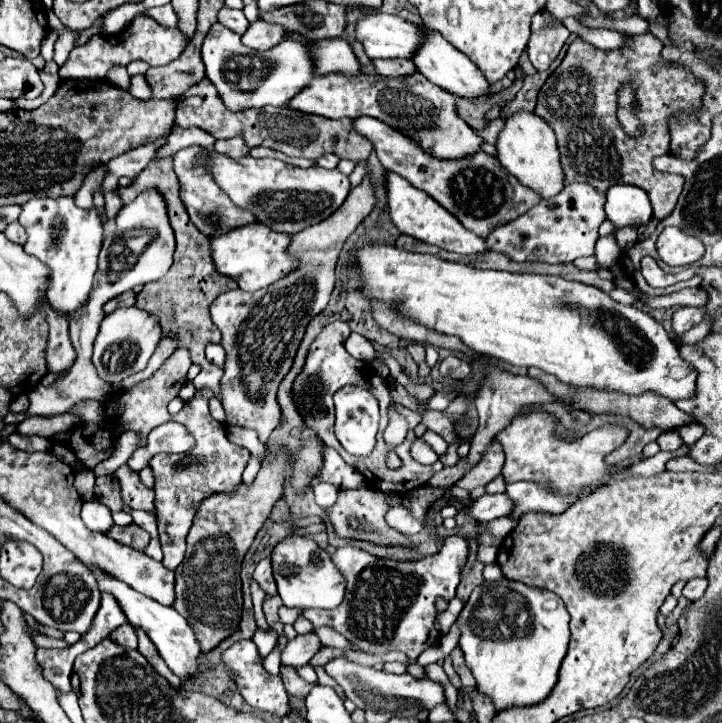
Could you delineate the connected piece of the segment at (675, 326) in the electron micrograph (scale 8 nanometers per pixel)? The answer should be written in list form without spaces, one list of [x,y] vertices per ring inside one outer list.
[[[682,306],[674,310],[672,316],[672,330],[680,336],[684,332],[688,332],[692,326],[696,326],[702,320],[704,312],[700,308],[690,308],[690,306]]]

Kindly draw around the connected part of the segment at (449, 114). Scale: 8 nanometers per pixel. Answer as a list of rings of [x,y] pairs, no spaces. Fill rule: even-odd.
[[[328,74],[310,80],[310,84],[306,84],[306,88],[302,88],[302,92],[298,92],[298,96],[294,96],[286,106],[298,112],[334,120],[372,116],[418,140],[424,150],[438,158],[462,158],[478,152],[484,140],[456,114],[454,104],[456,96],[430,84],[422,74],[406,78],[384,78],[368,74],[346,78],[342,74]]]

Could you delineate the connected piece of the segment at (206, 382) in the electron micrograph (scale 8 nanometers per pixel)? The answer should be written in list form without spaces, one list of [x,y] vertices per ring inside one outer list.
[[[168,156],[166,160],[158,160],[158,164],[148,164],[138,178],[134,178],[134,184],[130,184],[128,188],[120,188],[120,196],[124,200],[124,204],[132,202],[140,192],[156,188],[162,192],[162,196],[168,202],[168,216],[170,216],[170,224],[174,228],[176,234],[176,254],[174,254],[174,264],[168,270],[168,274],[162,280],[156,282],[148,282],[144,286],[144,290],[138,294],[136,298],[136,306],[142,310],[148,310],[150,314],[158,316],[160,326],[162,326],[162,334],[174,334],[178,336],[178,346],[190,350],[192,362],[200,364],[200,374],[192,380],[196,388],[210,388],[216,394],[220,392],[220,378],[222,378],[222,368],[218,368],[216,364],[208,362],[204,356],[204,348],[210,342],[220,342],[220,332],[214,326],[214,322],[210,320],[210,304],[222,294],[228,292],[232,288],[238,288],[234,280],[230,280],[230,276],[222,276],[216,268],[214,262],[210,258],[210,242],[206,236],[202,236],[202,232],[198,232],[198,228],[194,228],[194,224],[188,218],[188,212],[180,200],[180,184],[178,184],[178,176],[174,172],[174,164],[172,164],[172,156]]]

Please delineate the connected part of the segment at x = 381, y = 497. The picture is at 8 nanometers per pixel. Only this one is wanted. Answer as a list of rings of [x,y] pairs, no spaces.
[[[362,486],[354,490],[340,490],[338,500],[334,506],[326,510],[336,536],[340,538],[354,538],[354,540],[366,540],[378,546],[402,546],[402,548],[414,548],[414,544],[408,540],[408,536],[398,534],[394,528],[390,528],[384,520],[386,512],[390,510],[390,500],[384,492],[378,492],[372,486]]]

